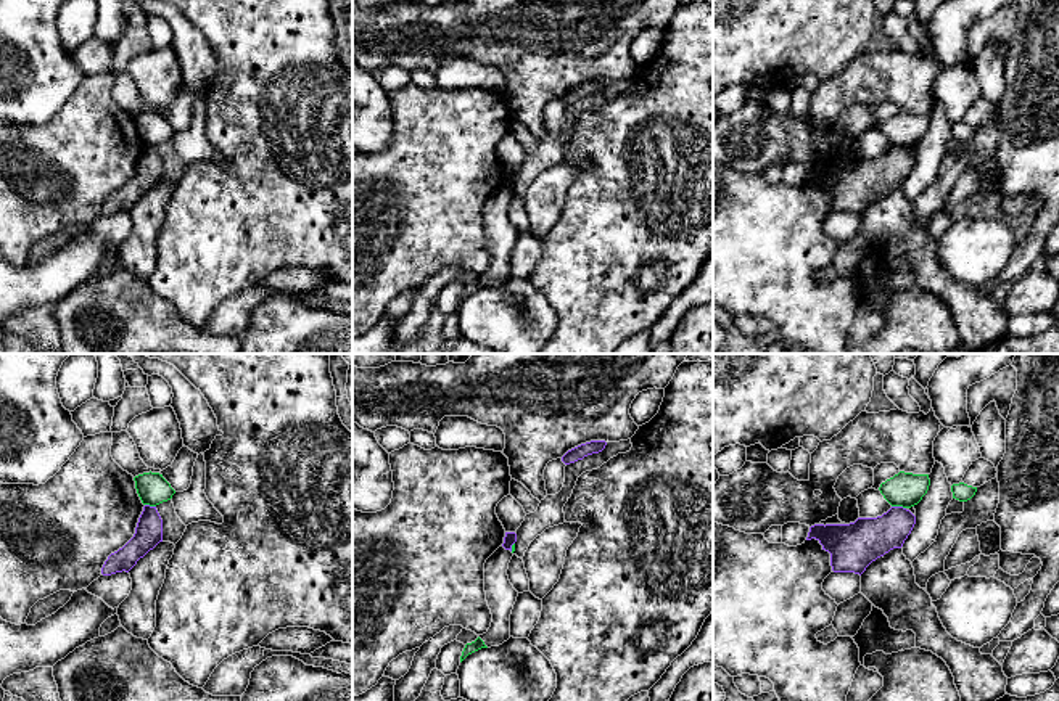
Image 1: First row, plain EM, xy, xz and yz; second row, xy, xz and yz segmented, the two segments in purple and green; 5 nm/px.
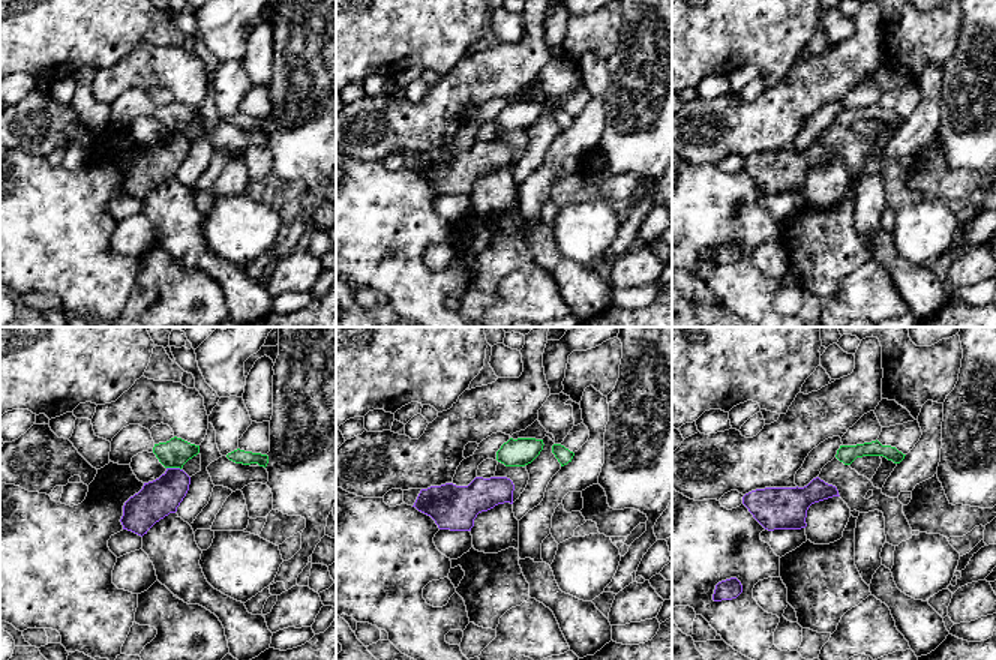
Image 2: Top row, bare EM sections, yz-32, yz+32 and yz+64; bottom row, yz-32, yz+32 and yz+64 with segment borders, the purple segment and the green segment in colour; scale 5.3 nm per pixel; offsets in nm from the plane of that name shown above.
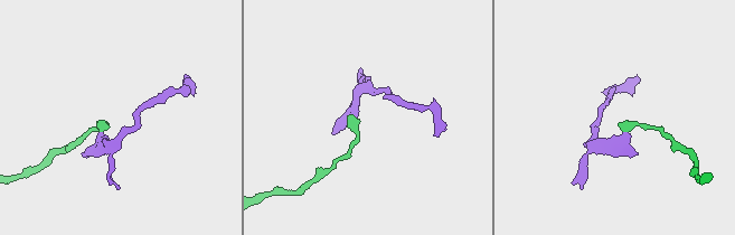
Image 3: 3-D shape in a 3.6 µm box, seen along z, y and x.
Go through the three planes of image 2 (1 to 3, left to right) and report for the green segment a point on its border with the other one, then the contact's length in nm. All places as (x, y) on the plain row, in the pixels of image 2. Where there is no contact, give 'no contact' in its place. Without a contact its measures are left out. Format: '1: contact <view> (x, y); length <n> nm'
1: contact yz-32 (174, 132); length 80 nm
2: no contact
3: no contact

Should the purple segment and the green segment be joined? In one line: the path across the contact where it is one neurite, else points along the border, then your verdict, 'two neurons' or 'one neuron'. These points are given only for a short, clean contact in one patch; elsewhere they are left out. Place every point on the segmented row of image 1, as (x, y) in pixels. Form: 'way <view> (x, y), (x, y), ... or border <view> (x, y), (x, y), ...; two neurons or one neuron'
border yz (892, 505), (905, 508); two neurons

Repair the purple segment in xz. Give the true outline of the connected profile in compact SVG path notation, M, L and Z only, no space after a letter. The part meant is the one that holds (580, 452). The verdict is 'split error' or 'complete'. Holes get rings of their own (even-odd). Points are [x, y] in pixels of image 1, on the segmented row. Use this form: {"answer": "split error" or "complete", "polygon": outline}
{"answer": "complete", "polygon": "M591 441L591 442L581 444L581 445L575 447L575 449L568 450L562 457L562 461L565 465L575 463L578 460L583 460L587 455L602 452L605 449L605 445L607 445L605 441Z"}

